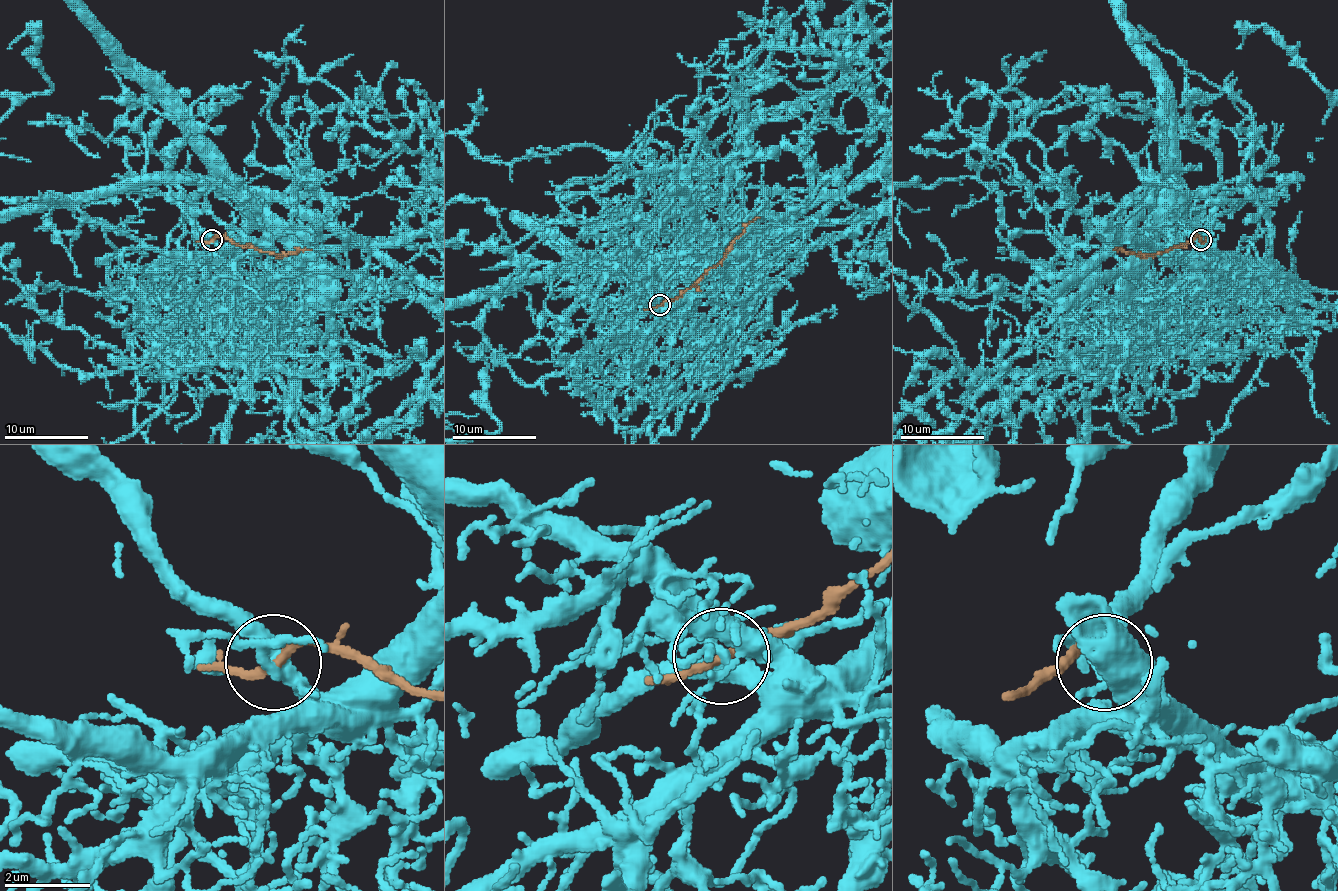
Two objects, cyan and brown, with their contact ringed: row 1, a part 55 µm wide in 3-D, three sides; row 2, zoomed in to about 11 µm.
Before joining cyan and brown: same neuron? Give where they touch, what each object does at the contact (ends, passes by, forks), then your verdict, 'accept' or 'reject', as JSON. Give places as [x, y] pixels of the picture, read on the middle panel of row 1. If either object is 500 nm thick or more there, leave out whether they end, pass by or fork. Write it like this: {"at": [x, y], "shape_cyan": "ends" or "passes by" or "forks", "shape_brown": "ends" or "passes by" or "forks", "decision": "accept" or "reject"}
{"at": [659, 305], "shape_cyan": "forks", "shape_brown": "passes by", "decision": "reject"}

